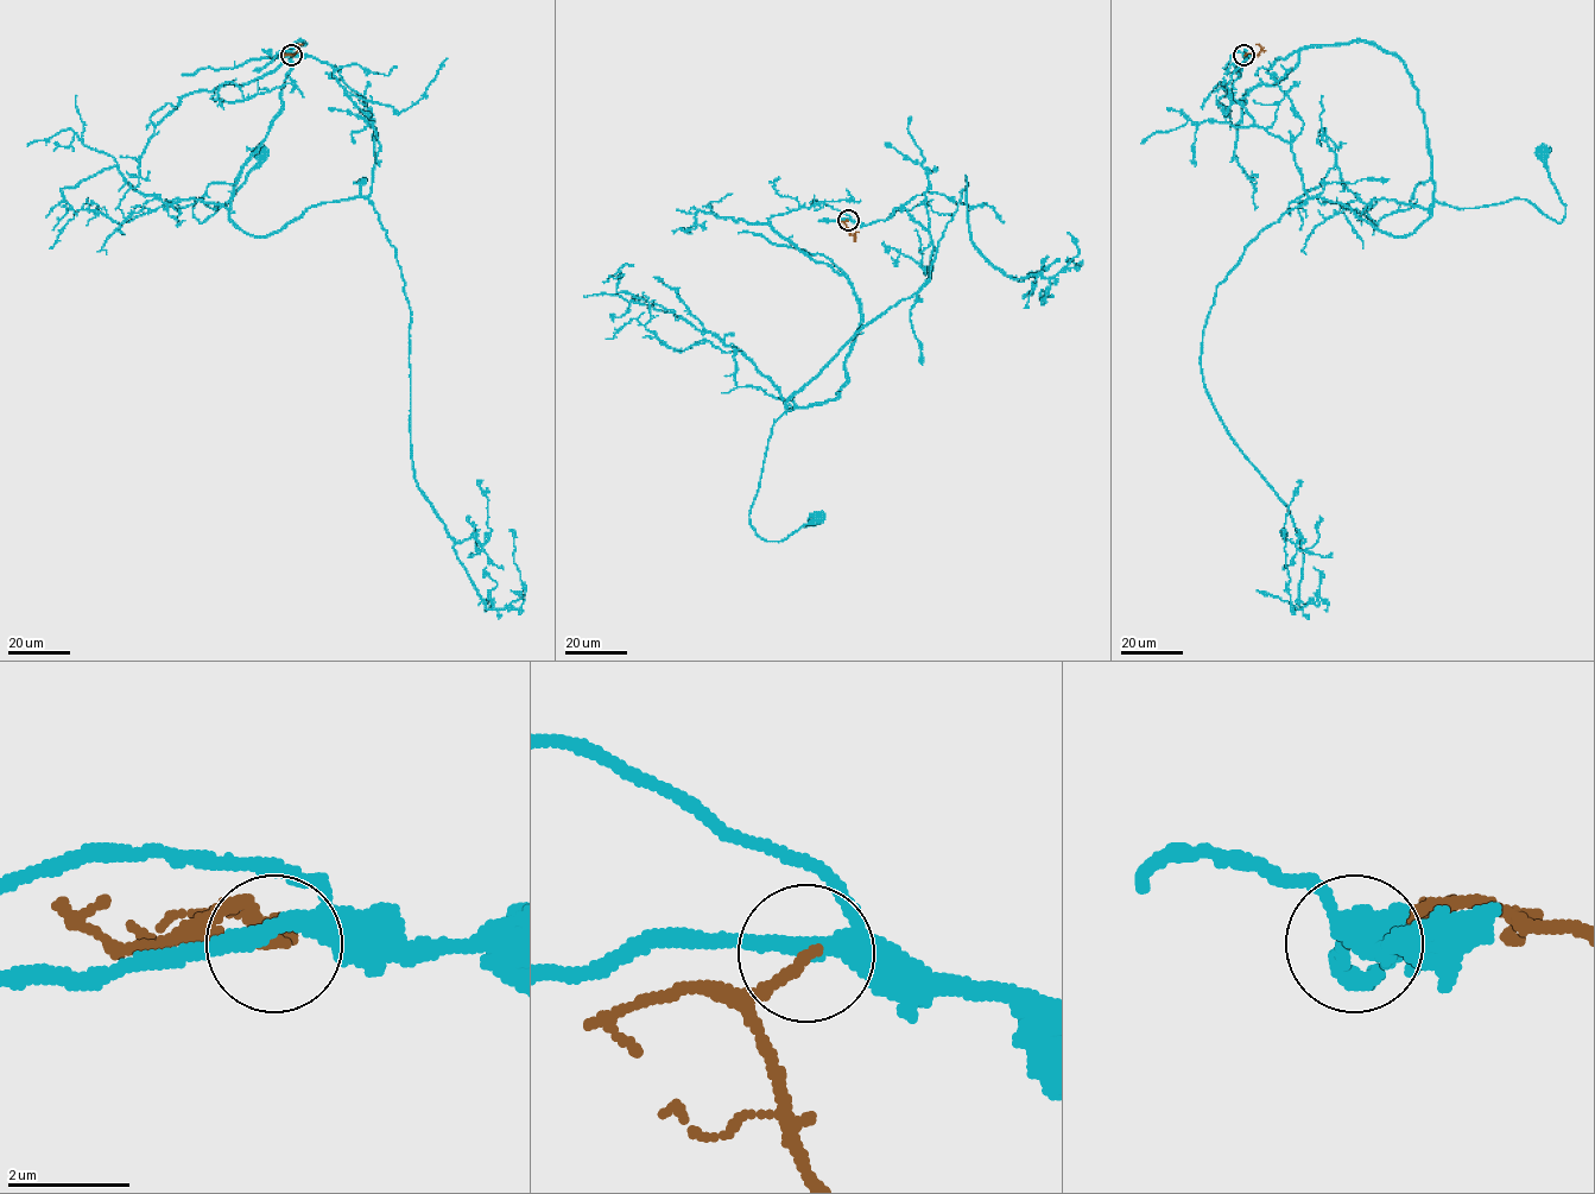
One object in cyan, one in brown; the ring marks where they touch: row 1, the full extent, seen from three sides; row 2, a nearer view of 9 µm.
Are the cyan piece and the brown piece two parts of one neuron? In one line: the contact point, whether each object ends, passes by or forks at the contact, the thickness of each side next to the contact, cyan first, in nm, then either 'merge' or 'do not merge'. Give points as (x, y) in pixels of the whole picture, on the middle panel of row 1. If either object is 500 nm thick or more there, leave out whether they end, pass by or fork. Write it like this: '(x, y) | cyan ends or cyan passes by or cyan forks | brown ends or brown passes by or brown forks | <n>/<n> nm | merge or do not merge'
(848, 220) | cyan forks | brown ends | 280/180 nm | do not merge

